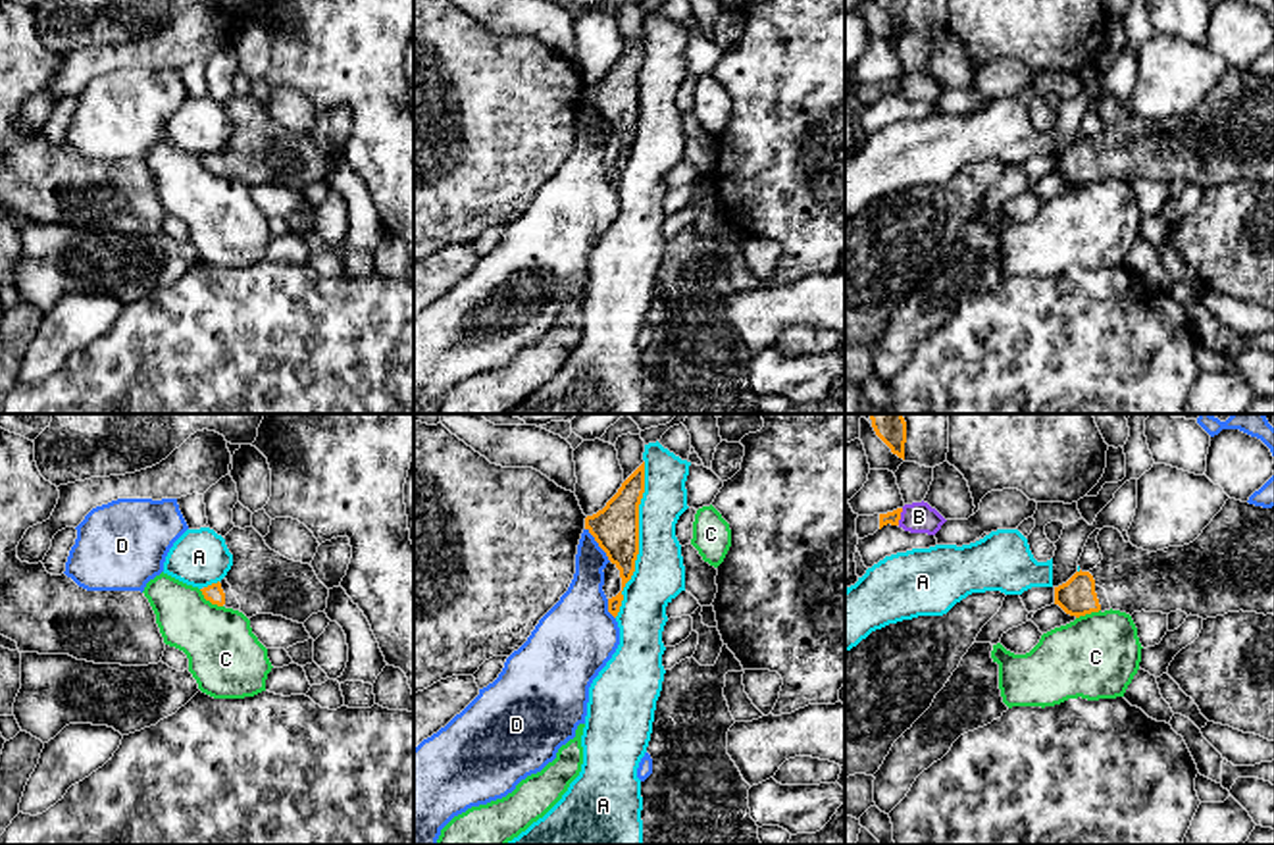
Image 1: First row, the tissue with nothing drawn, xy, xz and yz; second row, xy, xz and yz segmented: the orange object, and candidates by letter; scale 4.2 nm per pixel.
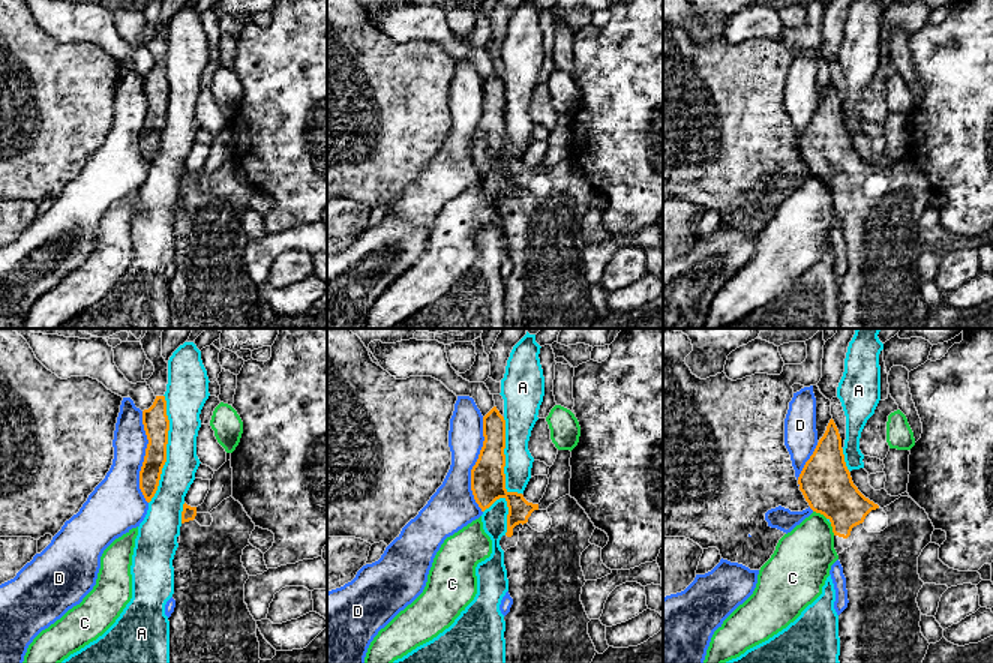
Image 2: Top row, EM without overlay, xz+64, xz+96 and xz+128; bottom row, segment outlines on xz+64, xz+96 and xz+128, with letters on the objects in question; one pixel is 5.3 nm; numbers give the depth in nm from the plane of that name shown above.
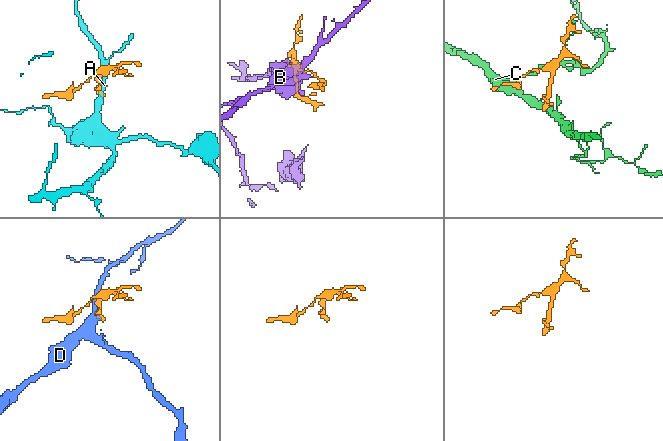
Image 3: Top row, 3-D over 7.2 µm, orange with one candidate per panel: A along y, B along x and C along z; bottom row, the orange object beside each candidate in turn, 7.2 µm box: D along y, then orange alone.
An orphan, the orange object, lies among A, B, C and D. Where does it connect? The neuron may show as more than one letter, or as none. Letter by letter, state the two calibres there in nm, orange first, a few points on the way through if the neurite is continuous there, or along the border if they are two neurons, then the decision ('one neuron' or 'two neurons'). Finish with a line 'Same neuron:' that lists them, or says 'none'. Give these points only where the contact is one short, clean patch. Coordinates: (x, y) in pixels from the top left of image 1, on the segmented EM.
A: 190/220 nm | two neurons
B: 50/130 nm | two neurons
C: 80/320 nm | two neurons
D: 190/180 nm | two neurons
Same neuron: none

